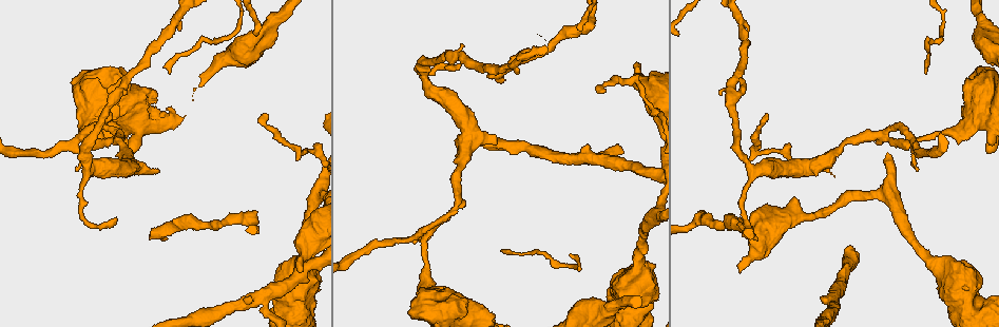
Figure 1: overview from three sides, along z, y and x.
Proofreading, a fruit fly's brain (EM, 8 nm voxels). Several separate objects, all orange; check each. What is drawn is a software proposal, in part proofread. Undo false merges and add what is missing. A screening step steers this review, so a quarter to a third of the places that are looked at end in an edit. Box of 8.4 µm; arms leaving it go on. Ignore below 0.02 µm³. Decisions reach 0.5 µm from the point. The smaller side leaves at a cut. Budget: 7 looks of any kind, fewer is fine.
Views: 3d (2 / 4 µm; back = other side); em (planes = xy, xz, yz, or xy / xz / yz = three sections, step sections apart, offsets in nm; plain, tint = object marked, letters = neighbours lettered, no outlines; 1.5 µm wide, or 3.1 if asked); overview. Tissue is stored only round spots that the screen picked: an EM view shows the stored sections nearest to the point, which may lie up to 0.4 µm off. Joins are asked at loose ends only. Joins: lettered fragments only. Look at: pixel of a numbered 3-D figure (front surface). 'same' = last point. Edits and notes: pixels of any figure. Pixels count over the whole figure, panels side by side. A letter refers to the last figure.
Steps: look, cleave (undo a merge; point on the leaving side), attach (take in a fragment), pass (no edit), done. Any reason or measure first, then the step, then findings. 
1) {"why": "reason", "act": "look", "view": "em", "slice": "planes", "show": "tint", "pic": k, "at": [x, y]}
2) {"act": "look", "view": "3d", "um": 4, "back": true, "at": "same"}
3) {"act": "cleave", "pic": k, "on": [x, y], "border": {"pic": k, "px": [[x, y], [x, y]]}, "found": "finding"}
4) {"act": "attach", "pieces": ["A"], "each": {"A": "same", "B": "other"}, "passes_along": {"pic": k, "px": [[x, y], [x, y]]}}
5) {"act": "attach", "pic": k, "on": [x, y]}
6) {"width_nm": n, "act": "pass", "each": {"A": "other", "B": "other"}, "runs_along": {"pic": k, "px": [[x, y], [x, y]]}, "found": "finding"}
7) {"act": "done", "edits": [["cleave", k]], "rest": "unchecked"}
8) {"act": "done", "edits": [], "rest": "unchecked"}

{"why": "free end", "act": "look", "view": "em", "slice": "xz", "step": 8, "show": "letters", "pic": 1, "at": [487, 77]}

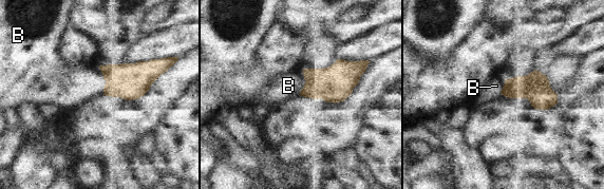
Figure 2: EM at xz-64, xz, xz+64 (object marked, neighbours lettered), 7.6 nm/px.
{"act": "attach", "pieces": ["B"], "each": {"B": "same"}, "passes_along": {"pic": 2, "px": [[129, 81], [104, 78], [72, 86]]}, "found": "the neuron continues"}

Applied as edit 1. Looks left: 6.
{"why": "redraw", "act": "look", "view": "overview"}

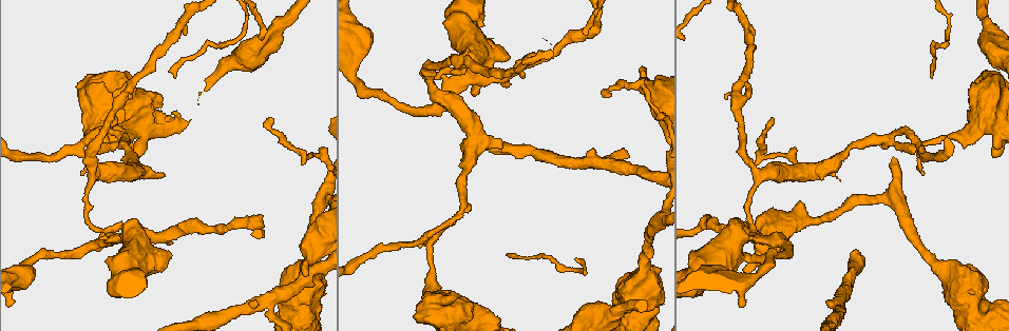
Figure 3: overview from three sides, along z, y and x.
{"why": "free end", "act": "look", "view": "em", "slice": "xz", "step": 4, "show": "letters", "pic": 3, "at": [271, 117]}

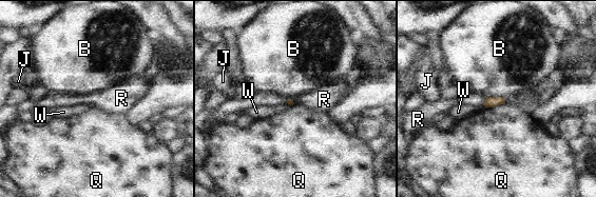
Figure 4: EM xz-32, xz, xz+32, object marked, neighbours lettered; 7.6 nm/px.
{"act": "pass", "each": {"B": "other", "J": "other", "Q": "other", "R": "other", "W": "other"}, "border": {"pic": 4, "px": [[486, 97], [482, 104]]}, "found": "none of them fits"}

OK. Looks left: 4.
{"why": "sharp bend", "act": "look", "view": "em", "slice": "xy", "step": 8, "show": "tint", "pic": 3, "at": [841, 300]}

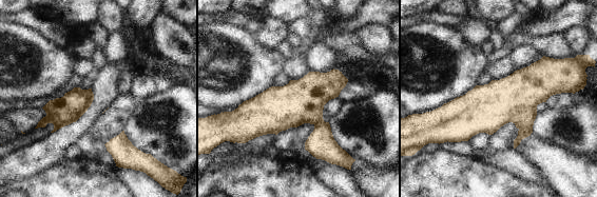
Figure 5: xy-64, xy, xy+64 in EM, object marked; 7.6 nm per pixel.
{"act": "look", "view": "em", "slice": "planes", "show": "letters", "at": "same"}

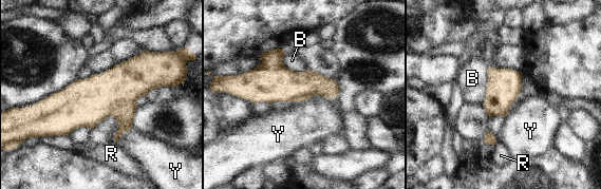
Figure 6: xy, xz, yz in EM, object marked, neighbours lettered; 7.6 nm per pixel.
{"longest_contact_nm": ["B", 240], "act": "pass", "each": {"B": "other", "R": "other", "Y": "other"}, "runs_along": {"pic": 6, "px": [[164, 83], [40, 107]]}, "found": "continuous, no second neuron"}

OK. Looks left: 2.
{"act": "done", "edits": [["attach", 2]], "rest": "unchecked"}

